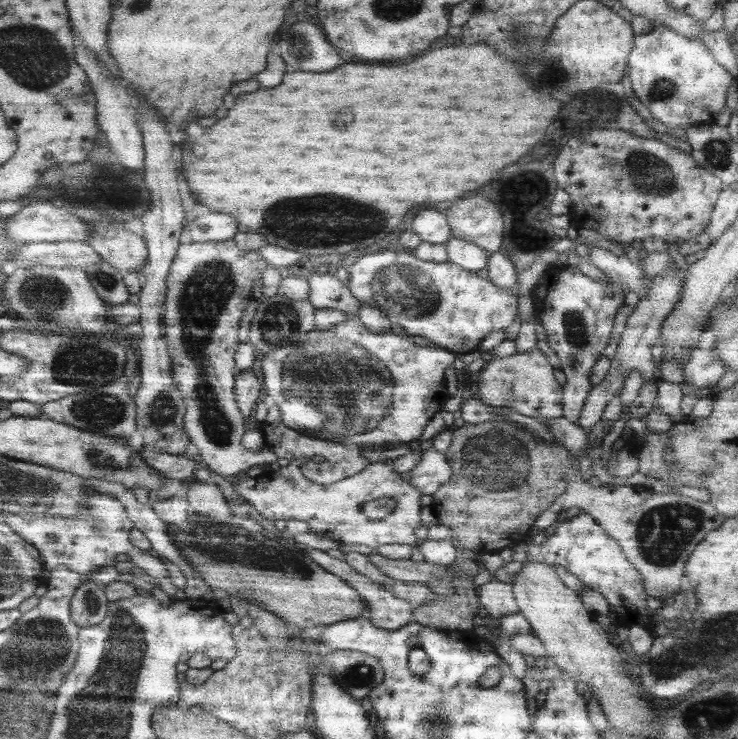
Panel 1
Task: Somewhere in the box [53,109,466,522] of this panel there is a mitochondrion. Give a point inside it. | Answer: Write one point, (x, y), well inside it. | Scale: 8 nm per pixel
(350, 387)

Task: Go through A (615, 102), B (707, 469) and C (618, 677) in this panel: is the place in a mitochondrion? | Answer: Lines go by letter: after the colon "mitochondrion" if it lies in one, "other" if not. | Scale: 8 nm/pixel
A: other
B: mitochondrion
C: other

